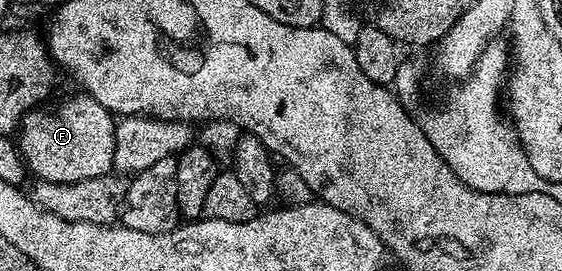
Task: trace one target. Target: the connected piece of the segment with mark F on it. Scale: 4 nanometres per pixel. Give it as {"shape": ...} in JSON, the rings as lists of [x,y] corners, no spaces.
{"shape":[[[79,95],[52,106],[37,106],[23,115],[18,129],[18,147],[27,169],[41,181],[76,183],[113,171],[115,117],[94,97]]]}

